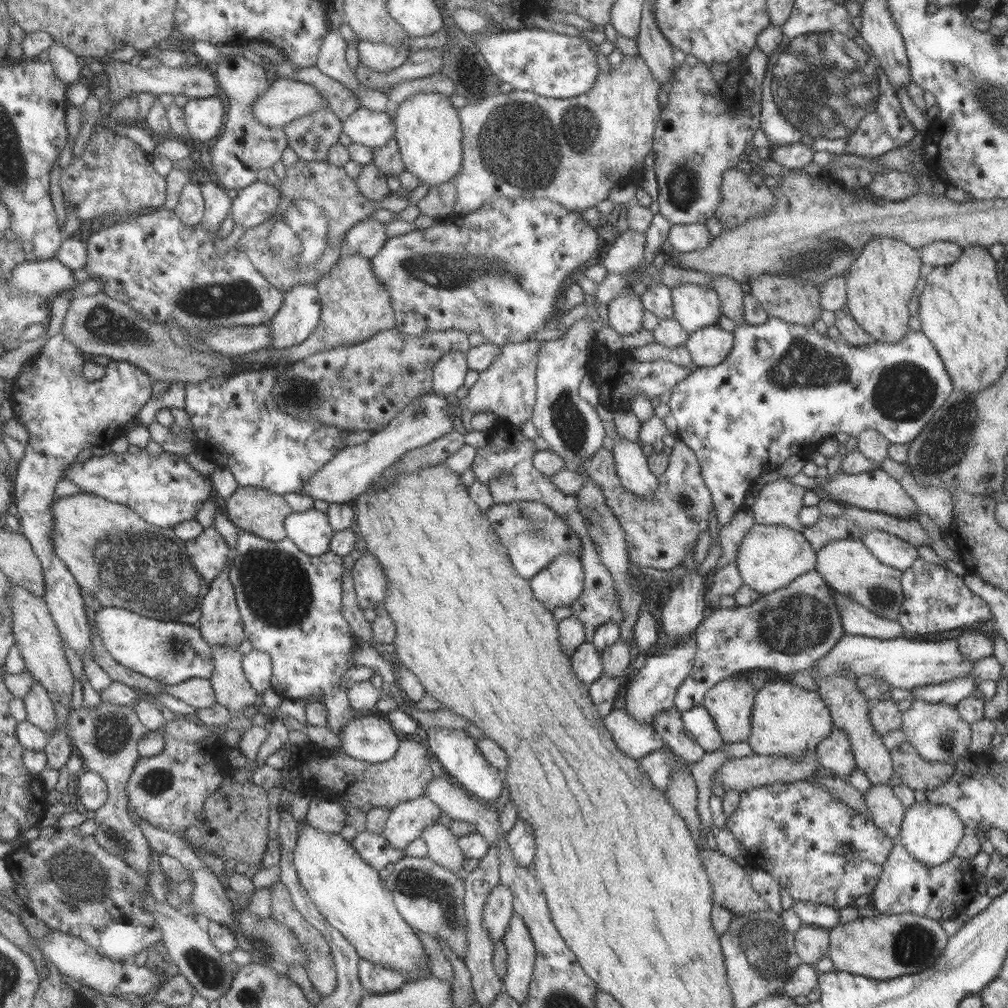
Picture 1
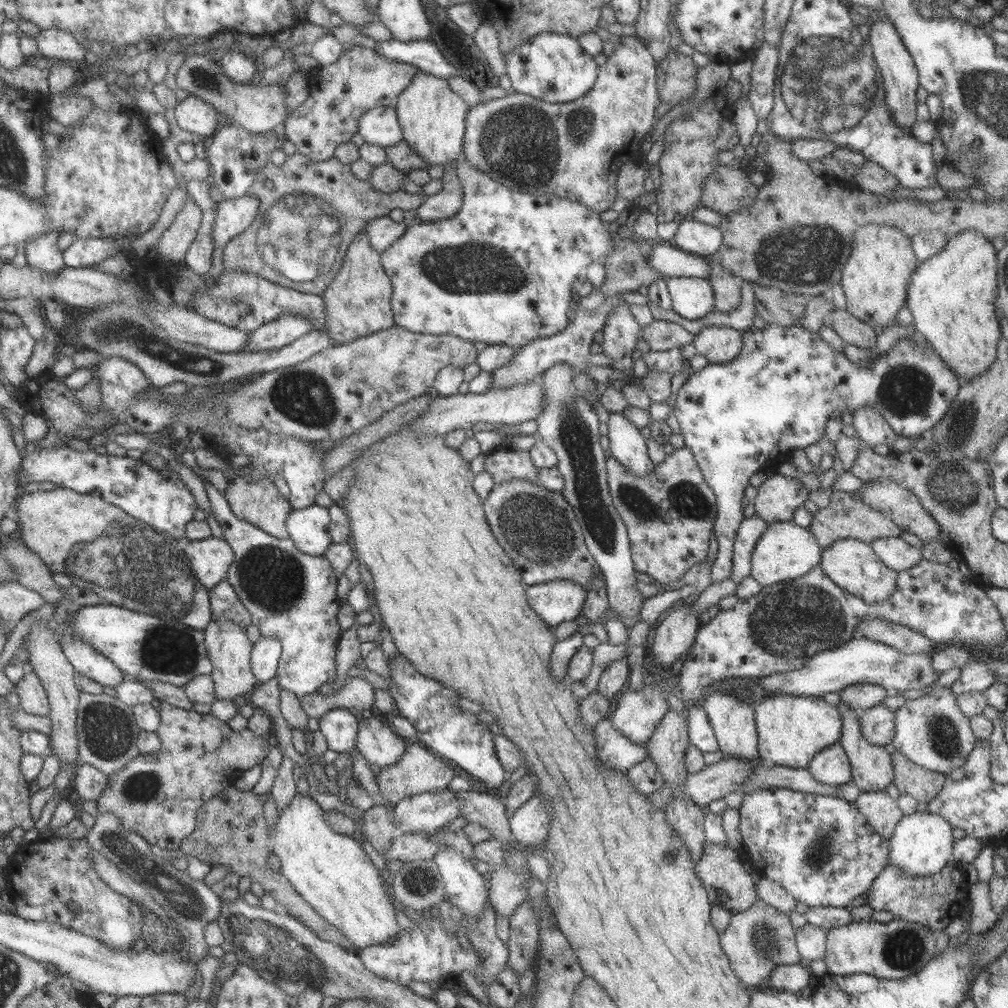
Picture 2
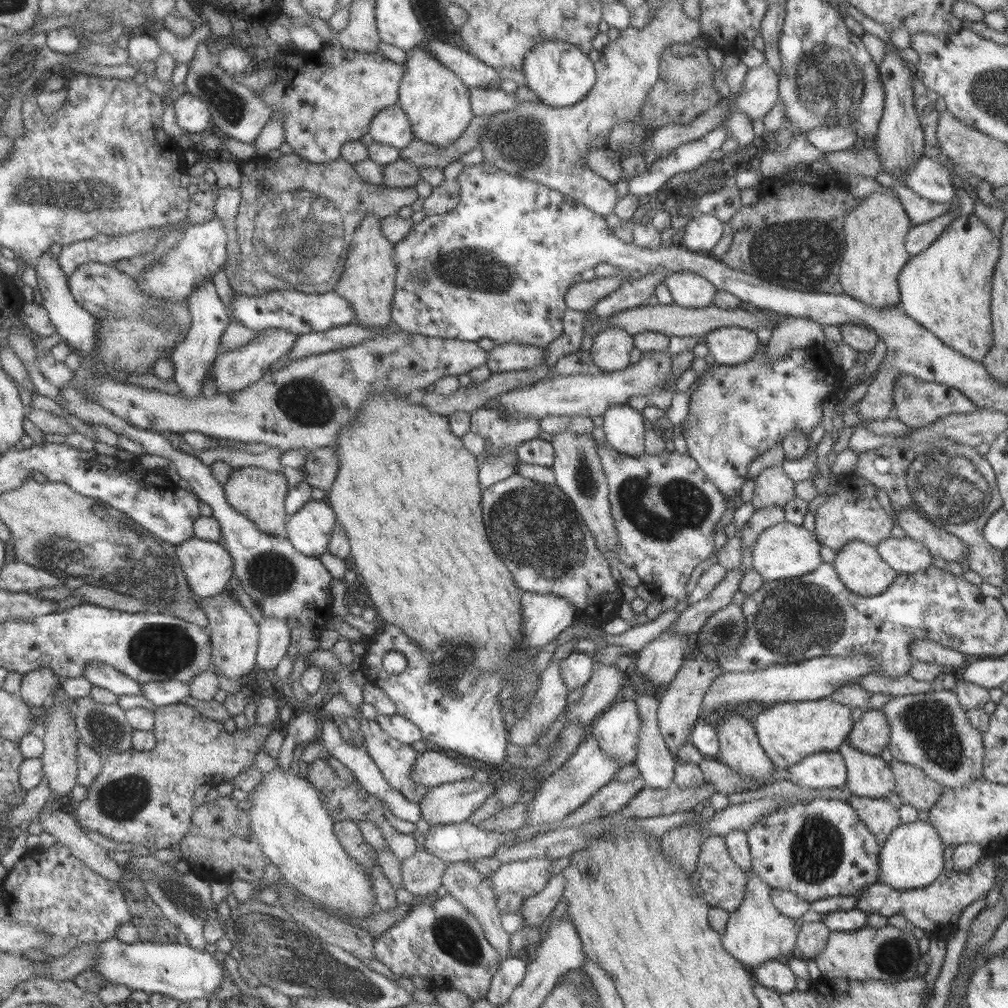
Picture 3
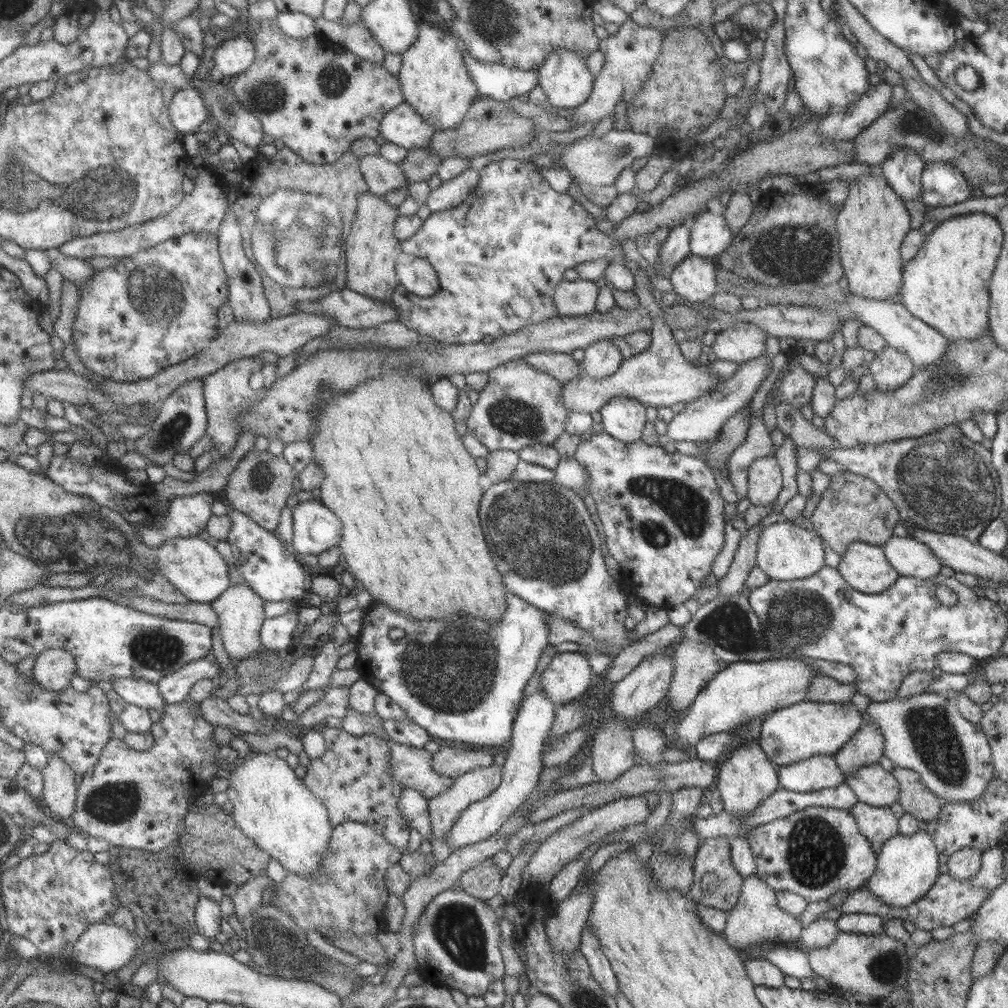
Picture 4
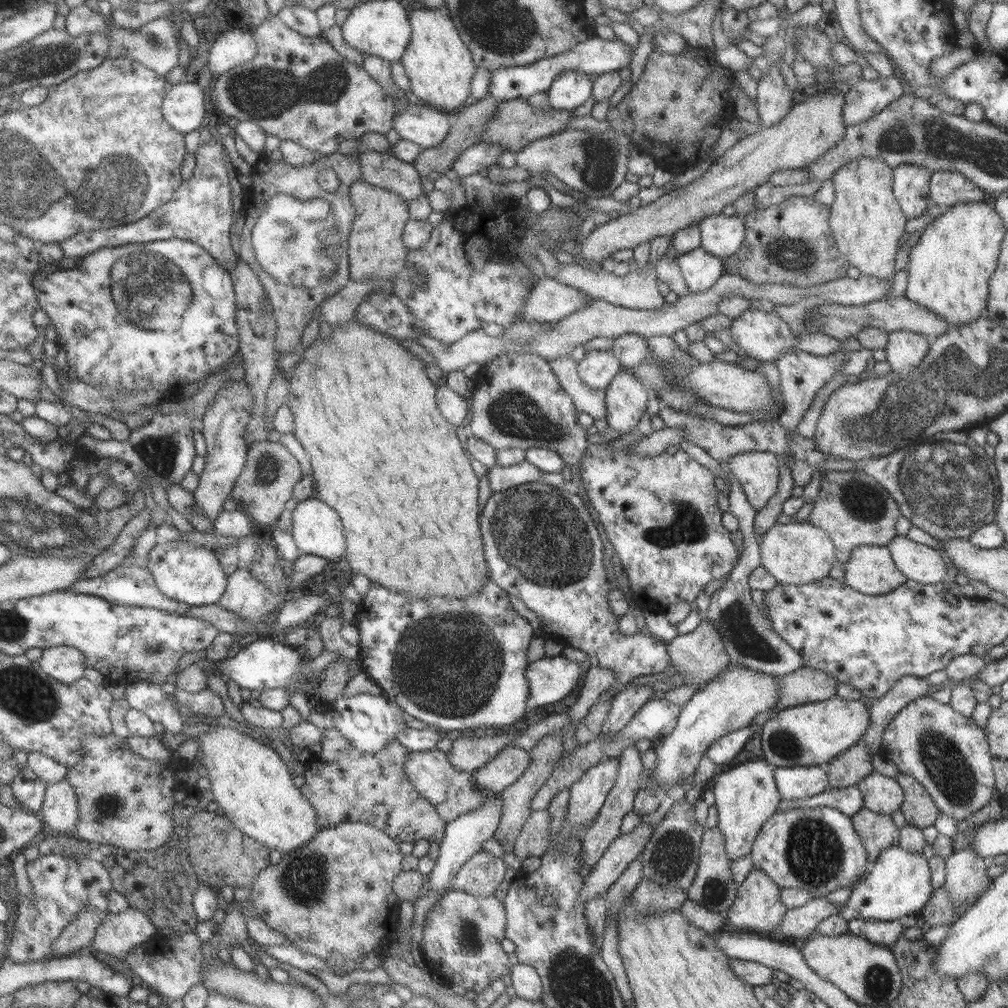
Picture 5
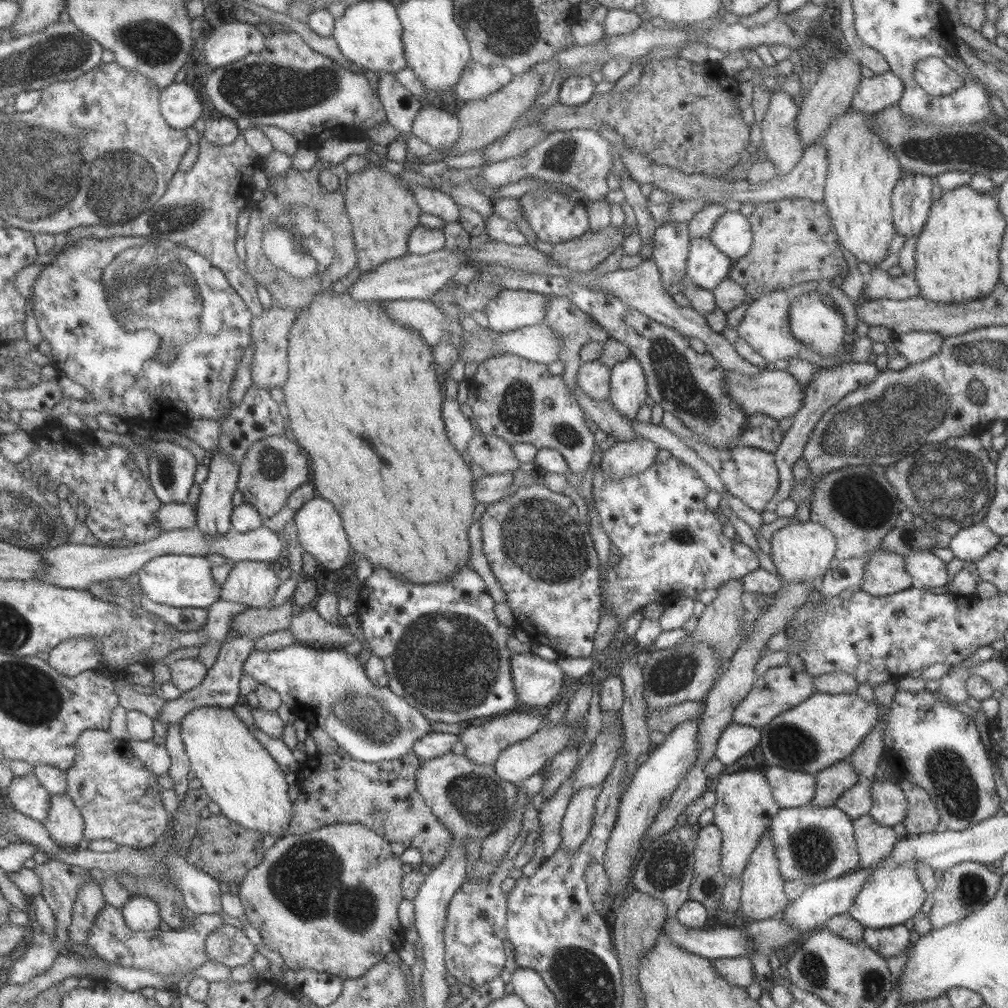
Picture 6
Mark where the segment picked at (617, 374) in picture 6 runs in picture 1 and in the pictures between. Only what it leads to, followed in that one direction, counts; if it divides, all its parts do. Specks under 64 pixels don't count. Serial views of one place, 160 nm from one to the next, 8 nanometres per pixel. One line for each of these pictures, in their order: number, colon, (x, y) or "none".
1: (631, 467)
2: (628, 447)
3: (623, 428)
4: (623, 419)
5: (625, 399)

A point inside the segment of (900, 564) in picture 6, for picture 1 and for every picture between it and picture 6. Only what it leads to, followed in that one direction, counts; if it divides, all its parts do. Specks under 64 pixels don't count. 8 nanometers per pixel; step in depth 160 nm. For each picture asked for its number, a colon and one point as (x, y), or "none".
1: (846, 565)
2: (852, 565)
3: (857, 564)
4: (863, 567)
5: (869, 570)

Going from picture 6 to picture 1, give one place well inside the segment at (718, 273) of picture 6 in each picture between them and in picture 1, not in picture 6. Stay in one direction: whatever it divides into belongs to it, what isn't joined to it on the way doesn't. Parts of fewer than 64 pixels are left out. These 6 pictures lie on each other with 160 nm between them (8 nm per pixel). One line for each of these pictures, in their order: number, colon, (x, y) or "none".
1: (693, 307)
2: (691, 298)
3: (690, 291)
4: (693, 280)
5: (700, 270)

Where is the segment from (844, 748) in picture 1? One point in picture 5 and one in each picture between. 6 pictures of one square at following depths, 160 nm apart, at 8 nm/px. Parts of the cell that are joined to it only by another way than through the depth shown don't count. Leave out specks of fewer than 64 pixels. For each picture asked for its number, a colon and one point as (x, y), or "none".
2: (830, 766)
3: (821, 770)
4: (819, 772)
5: (798, 782)

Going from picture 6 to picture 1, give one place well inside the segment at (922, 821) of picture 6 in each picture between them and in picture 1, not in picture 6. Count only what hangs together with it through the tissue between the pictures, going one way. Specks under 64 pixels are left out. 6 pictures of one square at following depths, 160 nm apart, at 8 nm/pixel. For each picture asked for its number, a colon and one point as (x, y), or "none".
1: (914, 772)
2: (911, 780)
3: (912, 787)
4: (914, 798)
5: (917, 807)

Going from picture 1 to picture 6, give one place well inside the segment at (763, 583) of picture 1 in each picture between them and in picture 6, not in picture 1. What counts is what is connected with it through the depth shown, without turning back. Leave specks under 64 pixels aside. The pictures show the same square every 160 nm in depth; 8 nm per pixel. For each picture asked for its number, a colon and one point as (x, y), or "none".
2: (784, 551)
3: (784, 550)
4: (784, 551)
5: (796, 553)
6: (803, 551)

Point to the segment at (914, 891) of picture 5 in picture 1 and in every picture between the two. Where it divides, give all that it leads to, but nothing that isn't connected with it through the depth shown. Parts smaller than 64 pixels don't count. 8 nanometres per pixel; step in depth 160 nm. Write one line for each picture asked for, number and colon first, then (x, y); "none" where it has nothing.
1: (930, 832)
2: (921, 844)
3: (913, 855)
4: (907, 865)

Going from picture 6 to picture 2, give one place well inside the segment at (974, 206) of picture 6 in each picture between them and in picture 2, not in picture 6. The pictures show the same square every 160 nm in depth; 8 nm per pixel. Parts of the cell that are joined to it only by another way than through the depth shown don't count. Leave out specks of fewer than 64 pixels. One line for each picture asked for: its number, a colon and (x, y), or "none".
2: (951, 296)
3: (945, 288)
4: (946, 284)
5: (949, 267)

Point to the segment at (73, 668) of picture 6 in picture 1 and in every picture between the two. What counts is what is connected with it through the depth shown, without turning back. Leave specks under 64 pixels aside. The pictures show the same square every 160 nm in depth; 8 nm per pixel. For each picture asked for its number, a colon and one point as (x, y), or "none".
1: (39, 708)
2: (32, 699)
3: (37, 686)
4: (52, 670)
5: (65, 664)

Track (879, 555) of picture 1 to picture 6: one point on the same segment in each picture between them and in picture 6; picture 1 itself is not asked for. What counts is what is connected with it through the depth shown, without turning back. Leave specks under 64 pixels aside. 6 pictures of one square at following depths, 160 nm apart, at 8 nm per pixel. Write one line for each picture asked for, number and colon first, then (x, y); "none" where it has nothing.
2: (895, 553)
3: (904, 555)
4: (910, 558)
5: (917, 562)
6: (926, 570)

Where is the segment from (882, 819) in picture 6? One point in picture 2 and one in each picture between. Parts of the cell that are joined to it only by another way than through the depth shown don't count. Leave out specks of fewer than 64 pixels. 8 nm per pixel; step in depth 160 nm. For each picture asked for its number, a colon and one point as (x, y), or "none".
2: (871, 771)
3: (867, 776)
4: (872, 785)
5: (881, 794)

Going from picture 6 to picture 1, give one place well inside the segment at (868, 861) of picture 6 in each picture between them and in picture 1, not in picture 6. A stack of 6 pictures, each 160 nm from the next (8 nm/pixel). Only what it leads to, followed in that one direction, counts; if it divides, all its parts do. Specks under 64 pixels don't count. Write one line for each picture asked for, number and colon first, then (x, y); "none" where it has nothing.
1: (886, 811)
2: (881, 812)
3: (880, 817)
4: (876, 823)
5: (876, 831)

